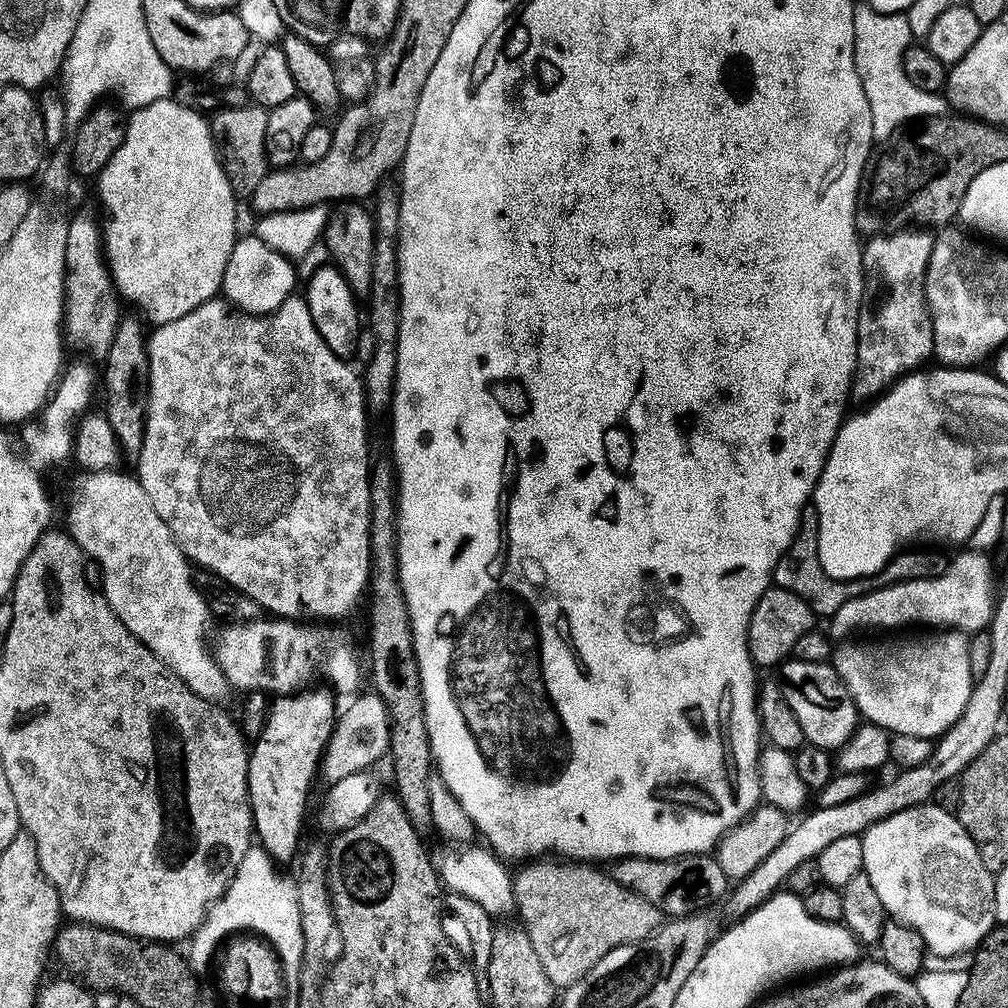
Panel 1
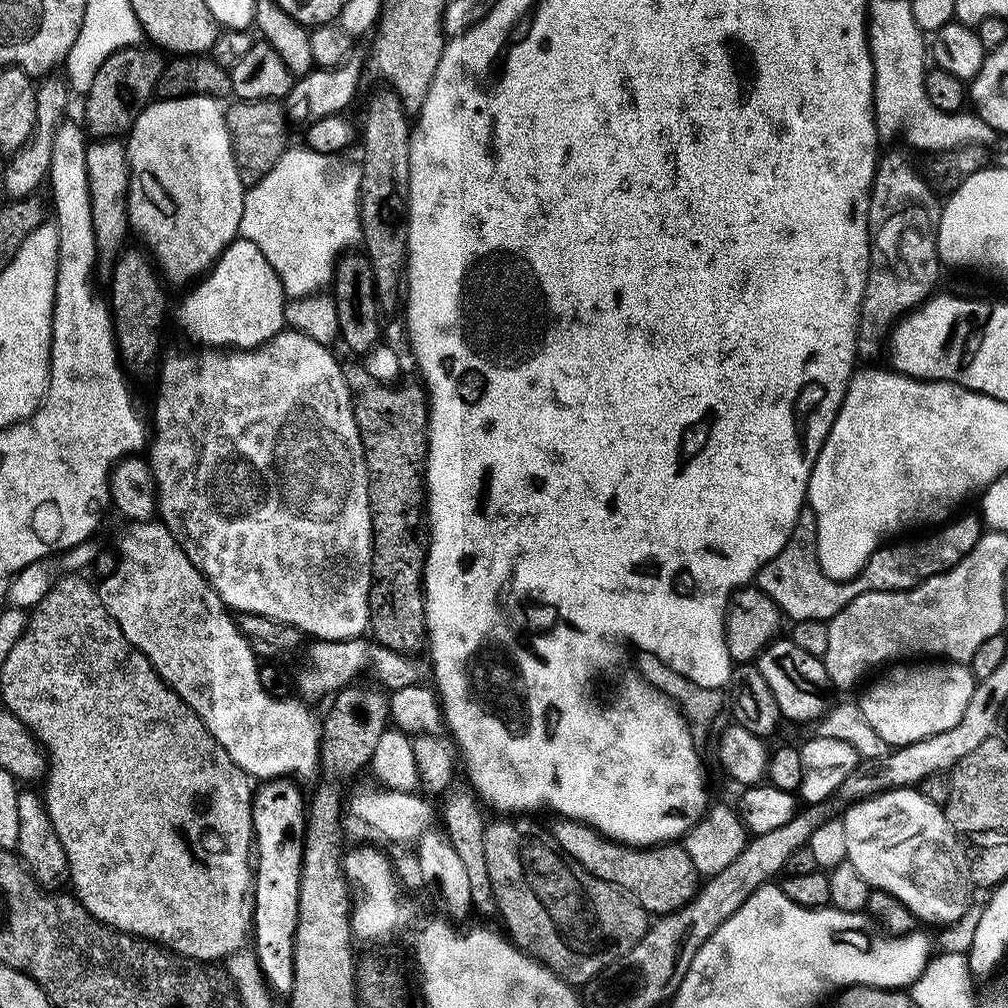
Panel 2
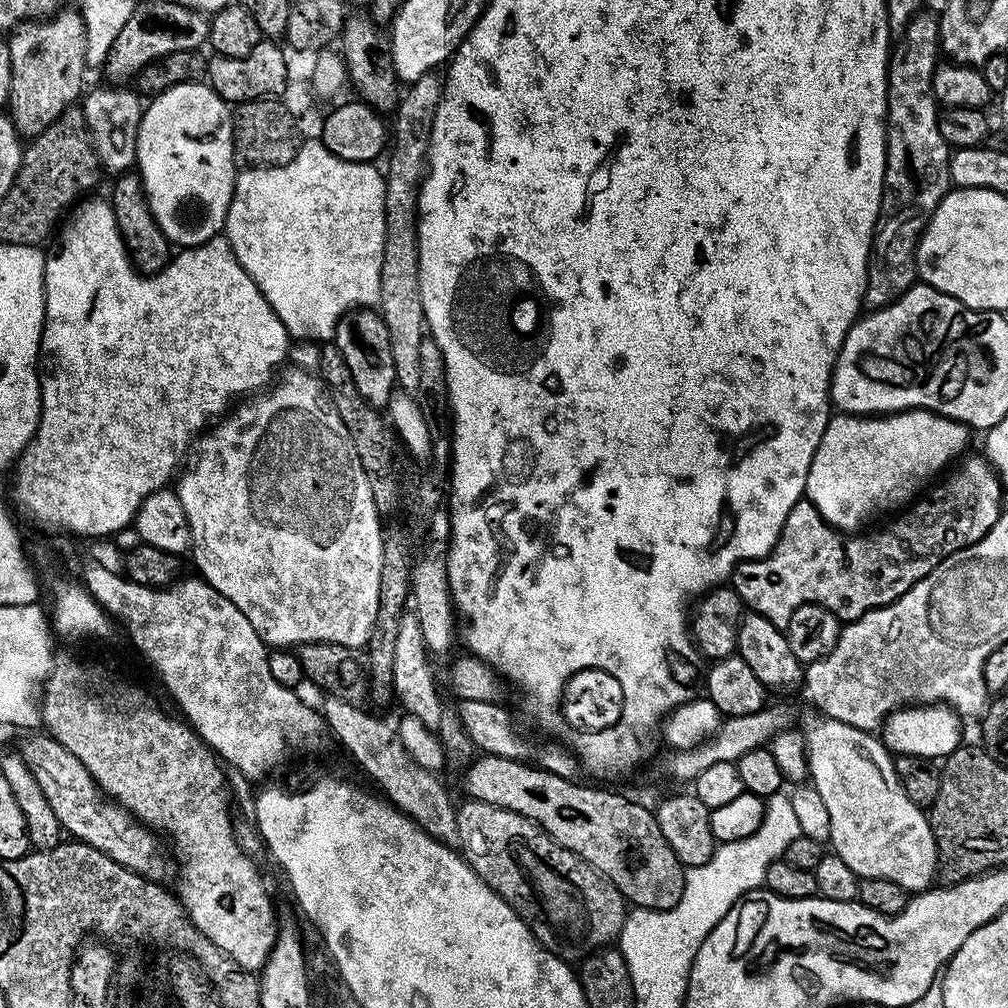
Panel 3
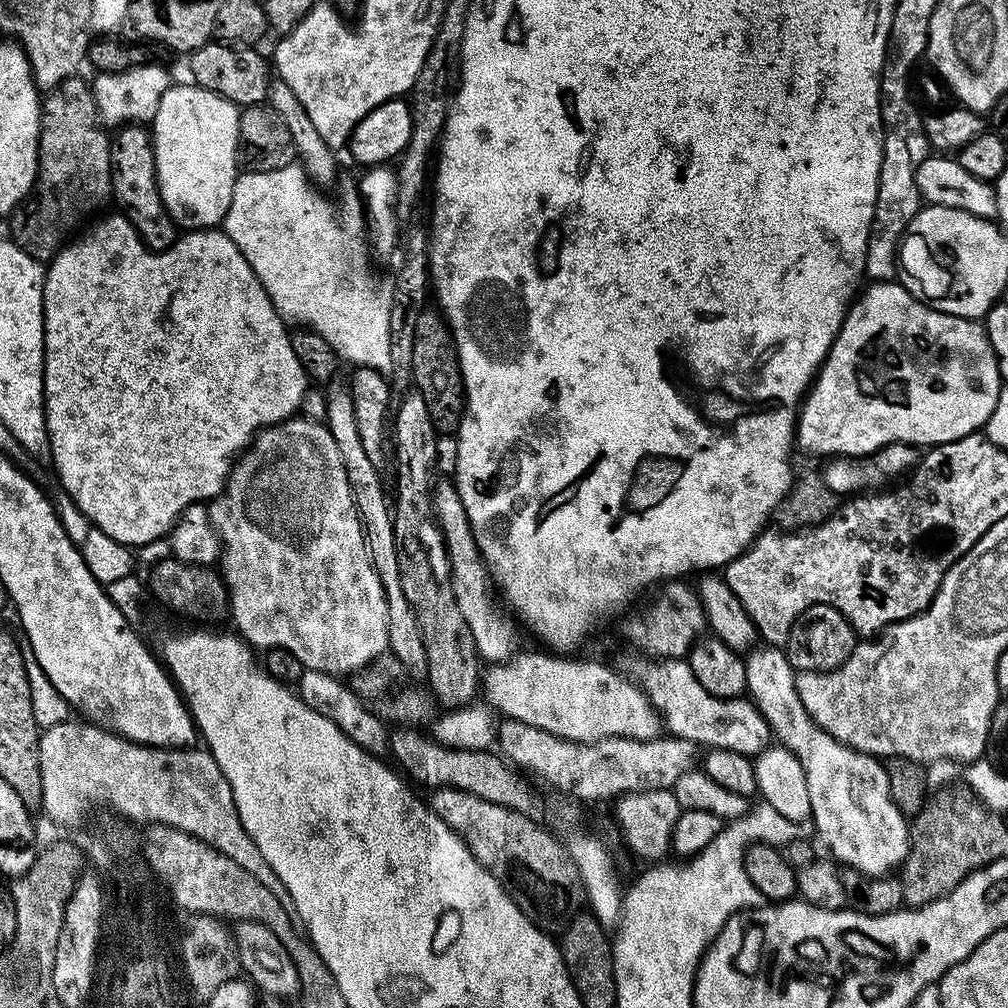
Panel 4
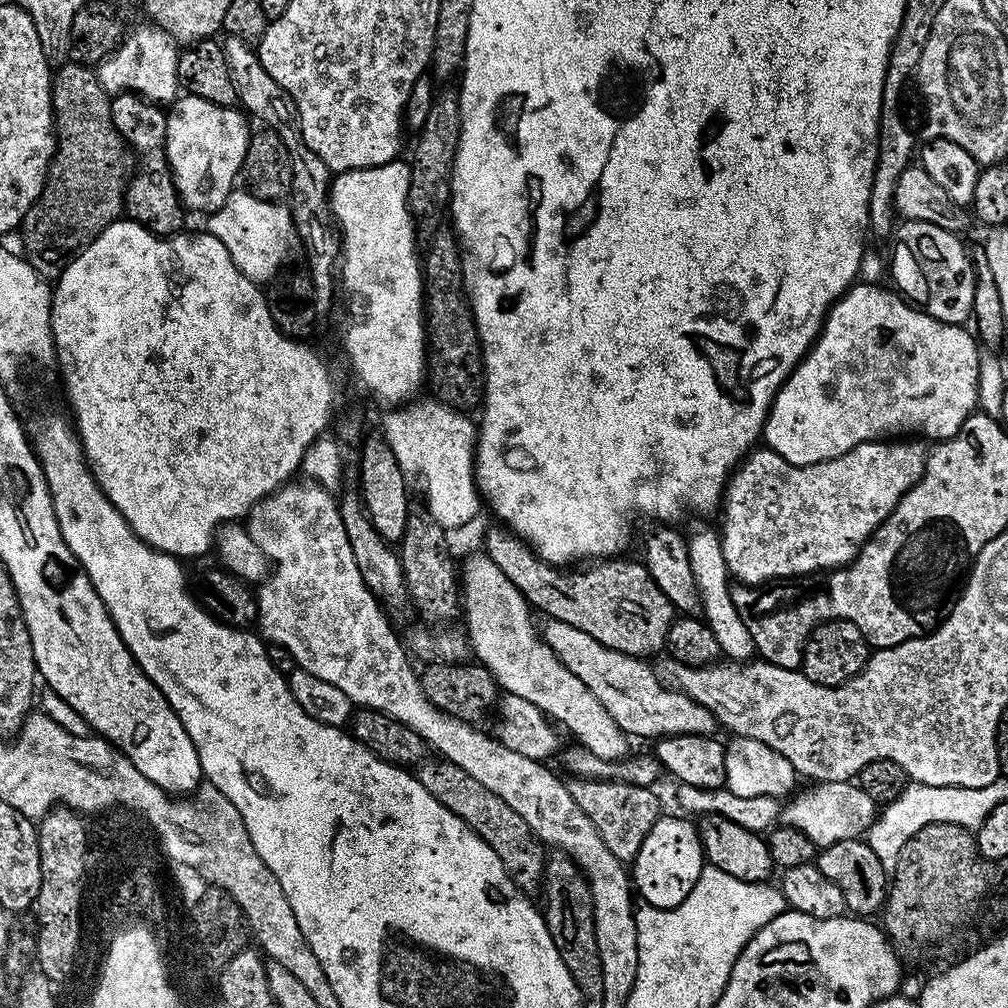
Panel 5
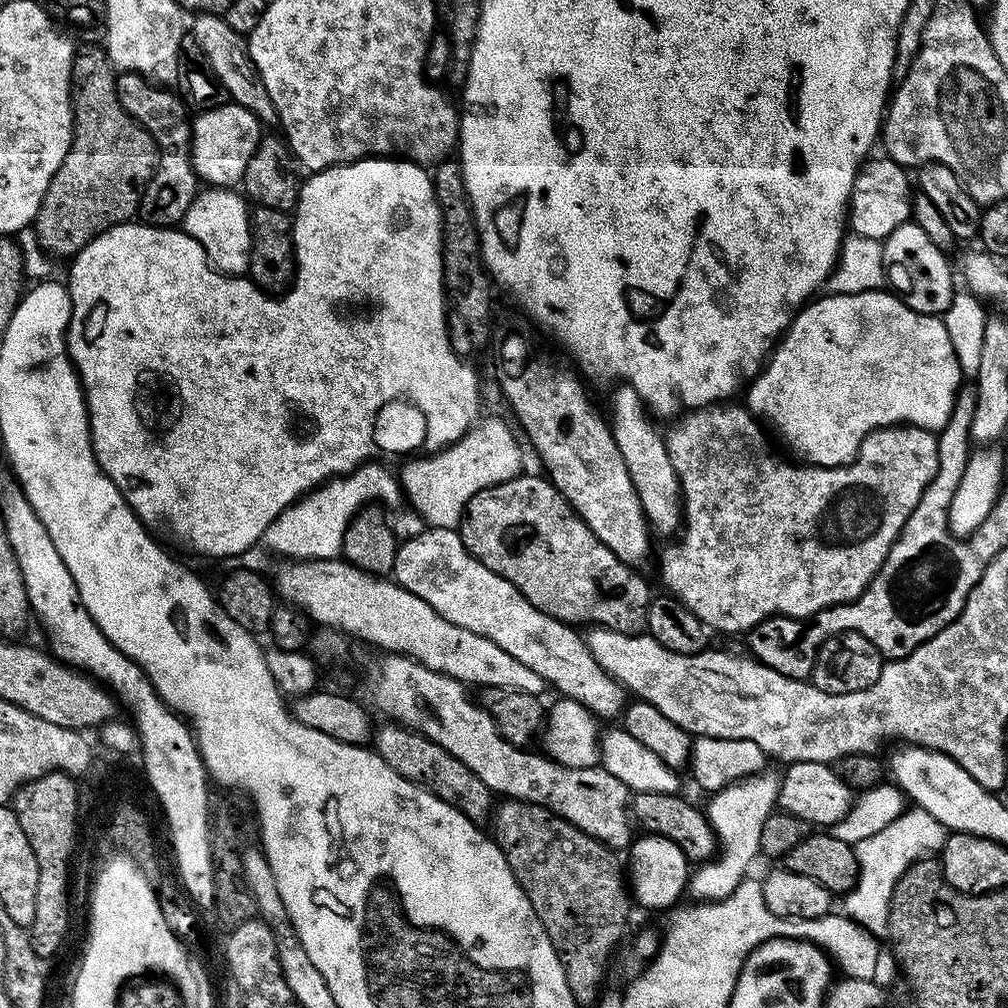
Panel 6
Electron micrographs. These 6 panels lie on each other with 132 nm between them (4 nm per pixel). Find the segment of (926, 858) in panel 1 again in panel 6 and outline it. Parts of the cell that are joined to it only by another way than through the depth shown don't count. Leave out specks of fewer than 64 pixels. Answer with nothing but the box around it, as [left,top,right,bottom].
[610,383,682,532]

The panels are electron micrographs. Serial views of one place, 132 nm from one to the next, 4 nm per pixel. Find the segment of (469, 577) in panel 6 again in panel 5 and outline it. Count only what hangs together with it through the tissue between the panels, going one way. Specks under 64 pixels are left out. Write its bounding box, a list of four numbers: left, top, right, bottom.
[542,619,718,737]

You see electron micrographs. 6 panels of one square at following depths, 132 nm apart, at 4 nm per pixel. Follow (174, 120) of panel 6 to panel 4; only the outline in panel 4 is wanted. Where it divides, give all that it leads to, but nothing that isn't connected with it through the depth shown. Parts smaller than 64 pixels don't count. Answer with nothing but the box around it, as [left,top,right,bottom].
[110,124,178,252]

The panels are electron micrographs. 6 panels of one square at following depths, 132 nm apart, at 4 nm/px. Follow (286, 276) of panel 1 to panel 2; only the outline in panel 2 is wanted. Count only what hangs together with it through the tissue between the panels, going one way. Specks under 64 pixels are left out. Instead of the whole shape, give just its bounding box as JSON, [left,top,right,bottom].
[180,238,286,350]

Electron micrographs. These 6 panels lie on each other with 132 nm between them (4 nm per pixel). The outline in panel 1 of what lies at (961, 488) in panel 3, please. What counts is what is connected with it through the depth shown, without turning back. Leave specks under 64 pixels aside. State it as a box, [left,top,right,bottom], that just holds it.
[772,507,949,618]

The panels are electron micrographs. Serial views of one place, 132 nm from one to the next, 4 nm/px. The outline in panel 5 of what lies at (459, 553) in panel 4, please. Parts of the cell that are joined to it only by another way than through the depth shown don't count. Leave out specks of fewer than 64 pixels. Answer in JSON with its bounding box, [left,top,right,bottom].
[460,550,630,760]

